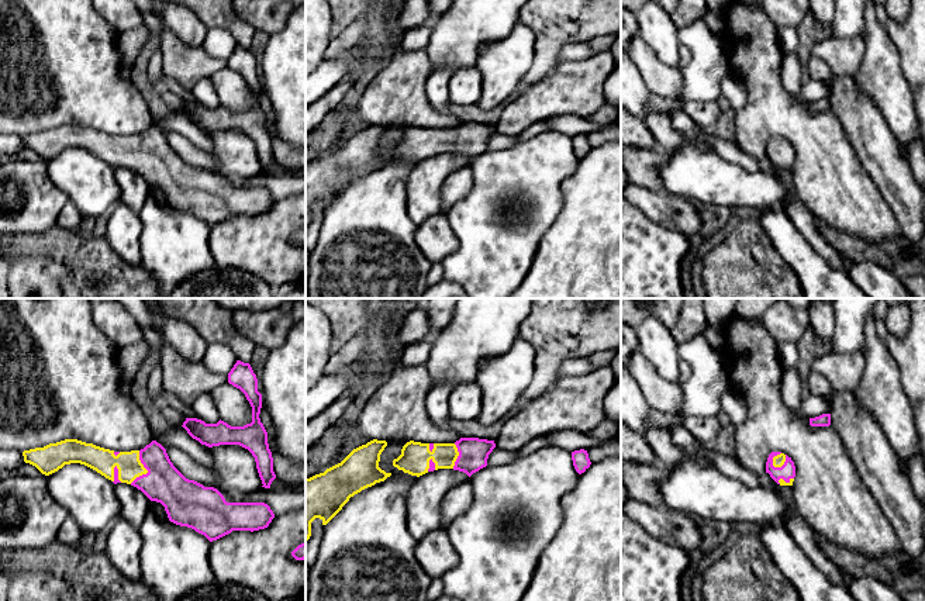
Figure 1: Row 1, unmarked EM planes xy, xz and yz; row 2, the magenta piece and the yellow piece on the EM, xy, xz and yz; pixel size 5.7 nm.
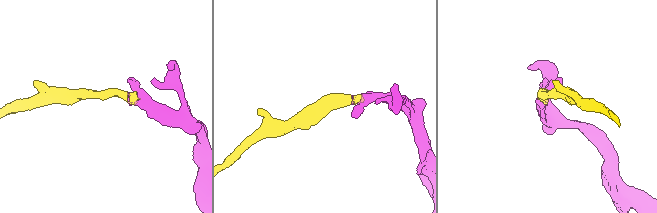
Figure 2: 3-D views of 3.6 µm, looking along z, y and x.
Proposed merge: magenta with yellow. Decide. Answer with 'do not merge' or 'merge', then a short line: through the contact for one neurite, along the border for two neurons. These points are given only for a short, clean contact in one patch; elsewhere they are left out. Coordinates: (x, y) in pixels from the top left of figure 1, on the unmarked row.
merge | xy (164, 168), (147, 154), (120, 152), (104, 145)

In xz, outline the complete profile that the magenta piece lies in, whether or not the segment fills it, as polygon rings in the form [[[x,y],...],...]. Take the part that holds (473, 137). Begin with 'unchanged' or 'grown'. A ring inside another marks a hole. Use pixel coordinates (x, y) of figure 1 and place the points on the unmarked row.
grown; [[[460,122],[455,128],[421,128],[410,125],[393,151],[411,160],[422,160],[438,153],[453,153],[469,162],[487,151],[494,125]]]

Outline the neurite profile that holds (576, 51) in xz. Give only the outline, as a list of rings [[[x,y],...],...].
[[[573,42],[563,45],[556,56],[556,65],[572,61],[581,61],[596,55],[589,42]]]

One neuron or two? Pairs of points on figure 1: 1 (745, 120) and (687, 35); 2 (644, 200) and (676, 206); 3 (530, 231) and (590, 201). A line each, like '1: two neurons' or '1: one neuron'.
1: two neurons
2: one neuron
3: two neurons

